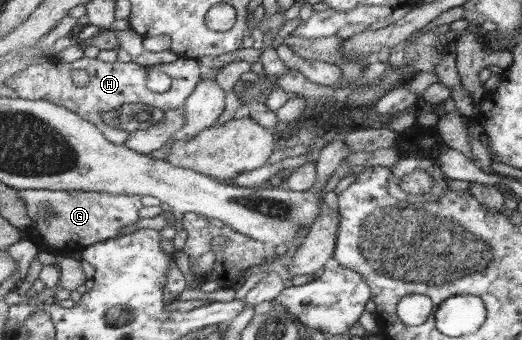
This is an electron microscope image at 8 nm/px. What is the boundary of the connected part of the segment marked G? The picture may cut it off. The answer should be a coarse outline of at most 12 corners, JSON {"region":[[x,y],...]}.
{"region":[[17,190],[27,239],[69,257],[139,220],[135,194]]}

